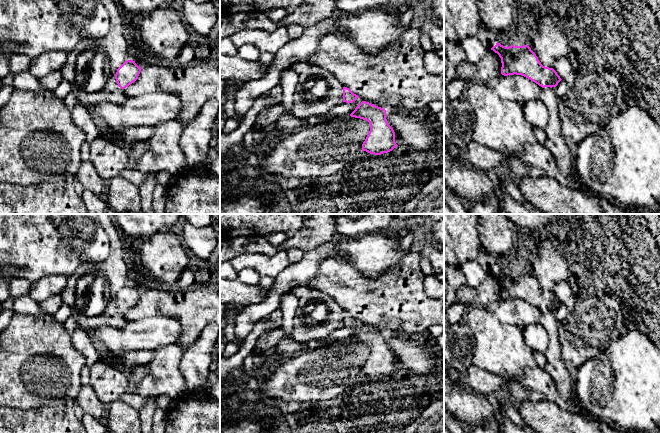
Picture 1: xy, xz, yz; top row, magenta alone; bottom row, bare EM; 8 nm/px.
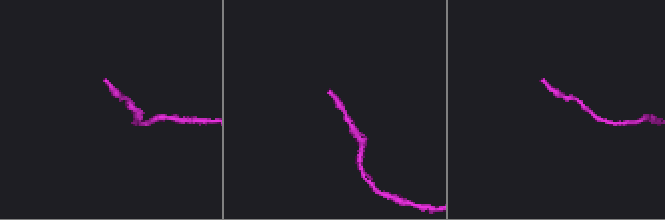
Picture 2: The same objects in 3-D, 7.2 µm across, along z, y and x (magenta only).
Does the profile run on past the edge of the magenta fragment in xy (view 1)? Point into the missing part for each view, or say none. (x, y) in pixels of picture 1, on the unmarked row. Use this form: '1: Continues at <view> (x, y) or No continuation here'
1: No continuation here

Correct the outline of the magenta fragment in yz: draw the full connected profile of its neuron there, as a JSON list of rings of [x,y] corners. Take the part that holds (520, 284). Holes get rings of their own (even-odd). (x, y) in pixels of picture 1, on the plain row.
[[[496,267],[491,272],[501,282],[501,298],[522,299],[542,312],[556,311],[562,304],[553,292],[543,290],[528,269],[505,271]]]

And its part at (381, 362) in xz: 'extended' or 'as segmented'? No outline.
as segmented

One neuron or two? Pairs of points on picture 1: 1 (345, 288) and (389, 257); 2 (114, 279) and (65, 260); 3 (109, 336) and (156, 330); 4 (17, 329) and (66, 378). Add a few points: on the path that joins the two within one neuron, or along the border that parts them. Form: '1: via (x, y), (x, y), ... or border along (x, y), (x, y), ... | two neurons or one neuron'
1: border along (343, 261), (368, 278), (385, 273) | two neurons
2: border along (104, 260), (98, 263), (87, 263), (68, 277) | two neurons
3: via (121, 336), (144, 334) | one neuron
4: via (29, 341), (54, 366) | one neuron

